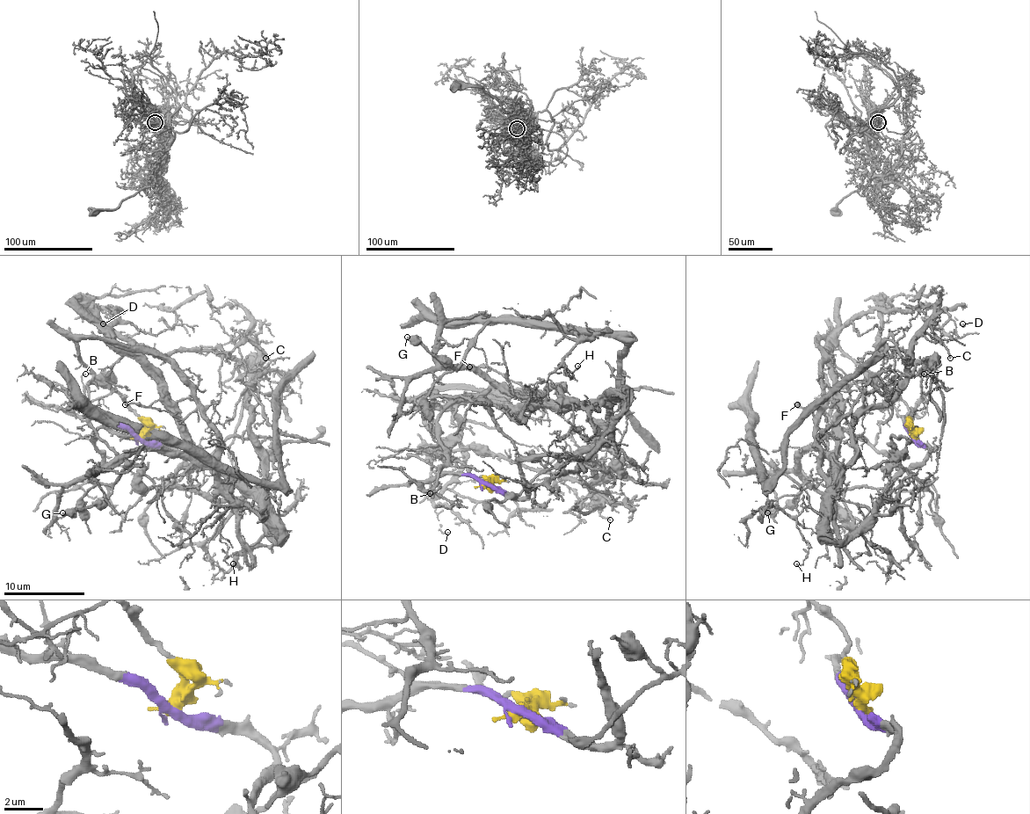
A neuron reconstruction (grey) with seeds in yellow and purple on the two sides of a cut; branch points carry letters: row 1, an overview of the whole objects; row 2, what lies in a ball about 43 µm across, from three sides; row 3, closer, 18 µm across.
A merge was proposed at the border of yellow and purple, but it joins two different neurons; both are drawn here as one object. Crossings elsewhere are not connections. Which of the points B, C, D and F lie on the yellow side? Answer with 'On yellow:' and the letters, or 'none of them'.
On yellow: F

